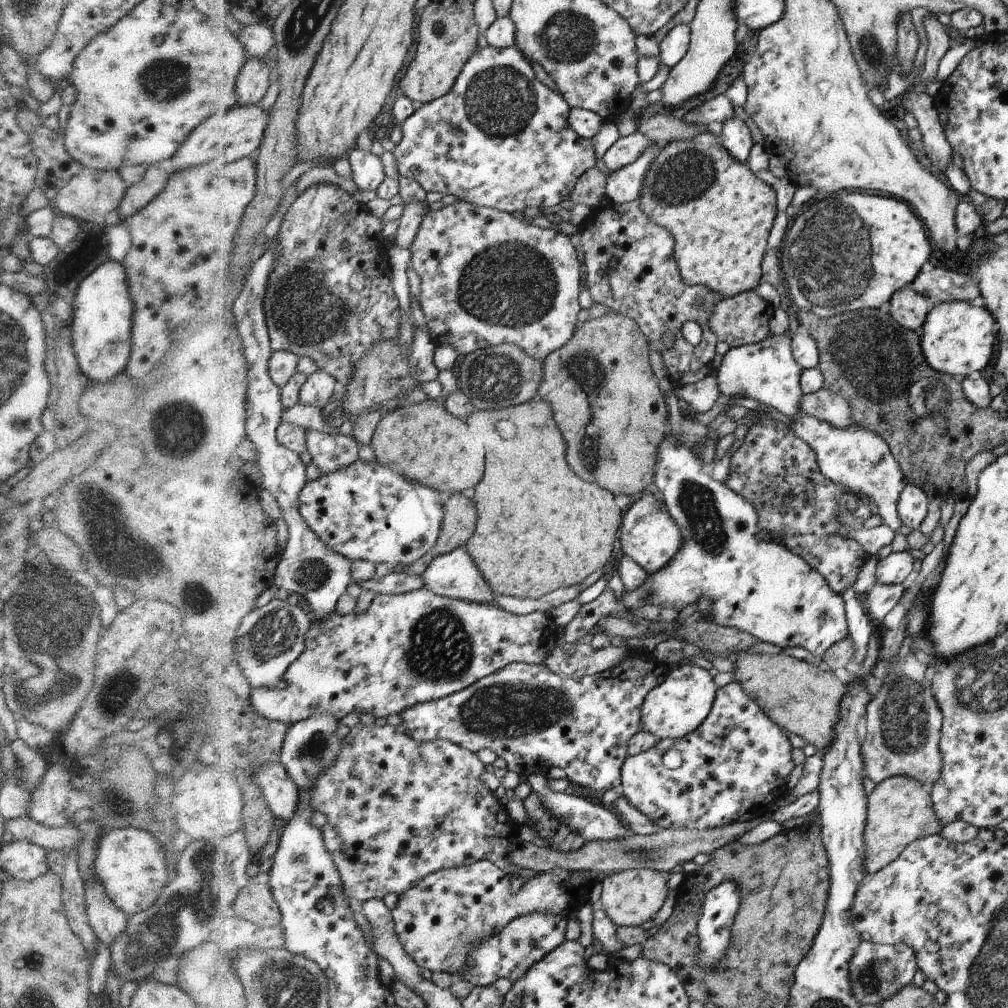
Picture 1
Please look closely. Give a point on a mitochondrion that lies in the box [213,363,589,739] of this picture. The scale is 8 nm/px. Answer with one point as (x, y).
(441, 649)

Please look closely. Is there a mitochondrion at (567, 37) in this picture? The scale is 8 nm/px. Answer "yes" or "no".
yes

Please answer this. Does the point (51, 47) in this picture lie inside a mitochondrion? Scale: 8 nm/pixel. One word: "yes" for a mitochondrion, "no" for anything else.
no

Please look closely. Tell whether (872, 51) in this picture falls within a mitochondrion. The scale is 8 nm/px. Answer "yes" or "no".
yes

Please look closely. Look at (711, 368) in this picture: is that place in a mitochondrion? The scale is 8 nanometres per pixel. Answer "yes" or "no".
no

